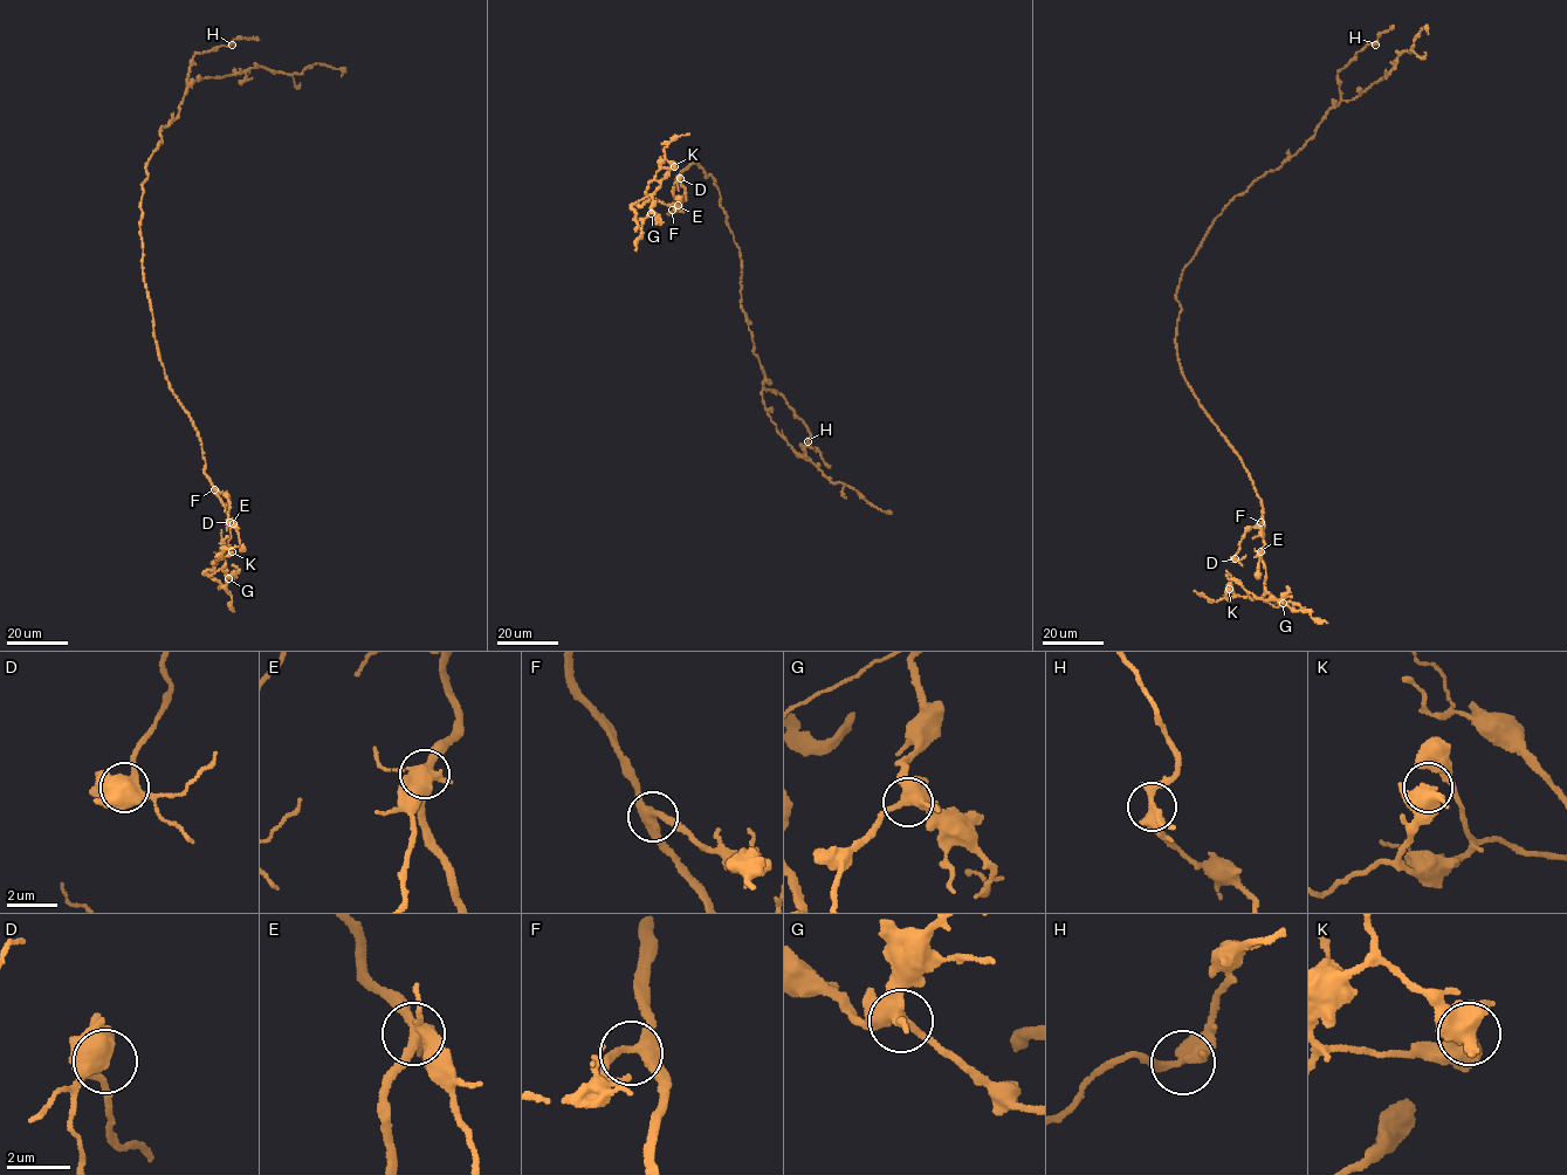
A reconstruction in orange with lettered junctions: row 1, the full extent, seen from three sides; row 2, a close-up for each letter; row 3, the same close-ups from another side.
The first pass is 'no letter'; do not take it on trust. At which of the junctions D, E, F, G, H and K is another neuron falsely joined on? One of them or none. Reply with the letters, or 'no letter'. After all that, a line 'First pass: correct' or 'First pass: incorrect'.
no letter
First pass: correct

